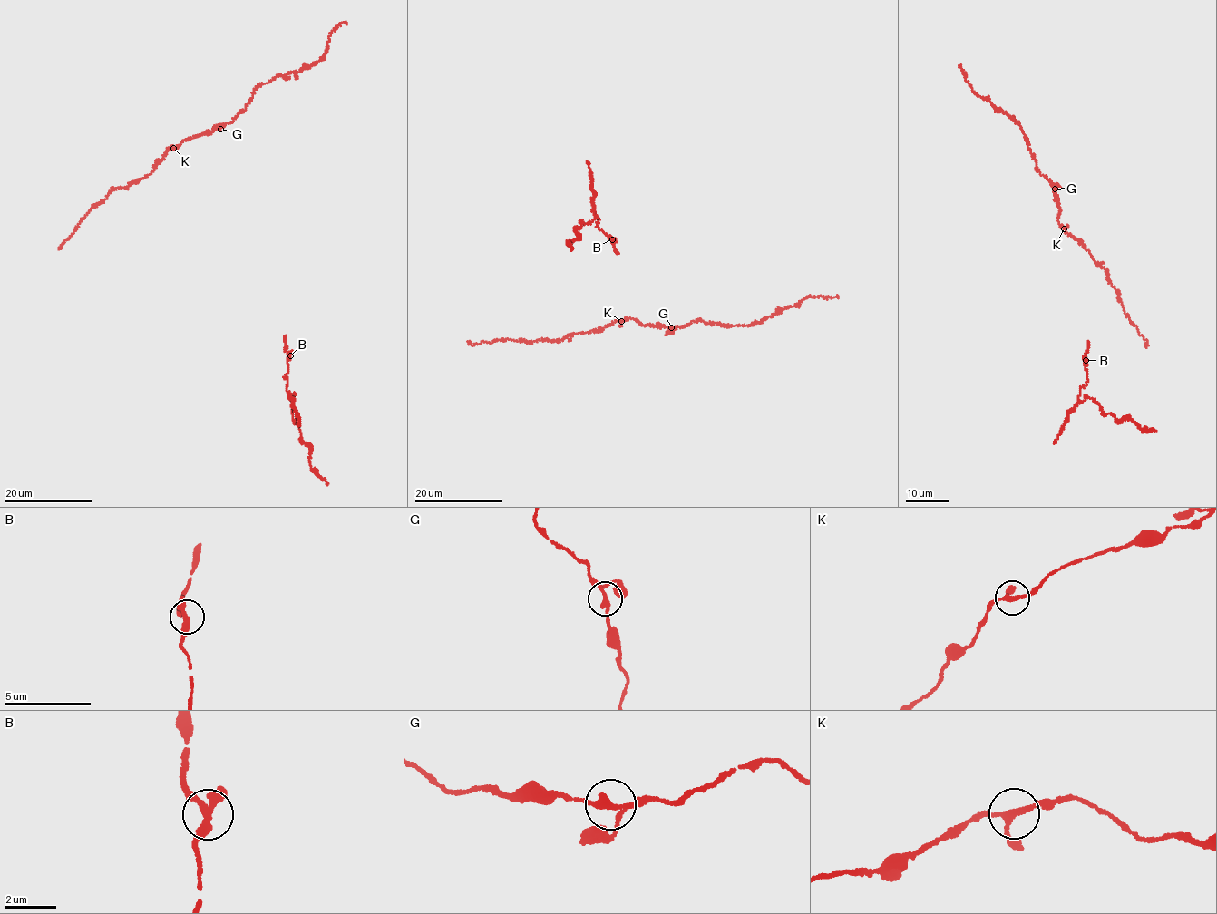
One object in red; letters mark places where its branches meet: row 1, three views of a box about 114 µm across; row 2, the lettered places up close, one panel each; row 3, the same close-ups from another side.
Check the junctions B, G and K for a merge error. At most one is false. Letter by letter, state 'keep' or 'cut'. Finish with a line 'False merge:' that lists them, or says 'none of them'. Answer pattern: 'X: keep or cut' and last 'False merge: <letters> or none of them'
B: keep
G: keep
K: keep
False merge: none of them

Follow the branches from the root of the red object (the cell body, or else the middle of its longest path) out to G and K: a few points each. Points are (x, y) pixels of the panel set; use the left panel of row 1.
G: (209, 134), (220, 129)
K: (209, 134), (191, 137), (173, 148)

